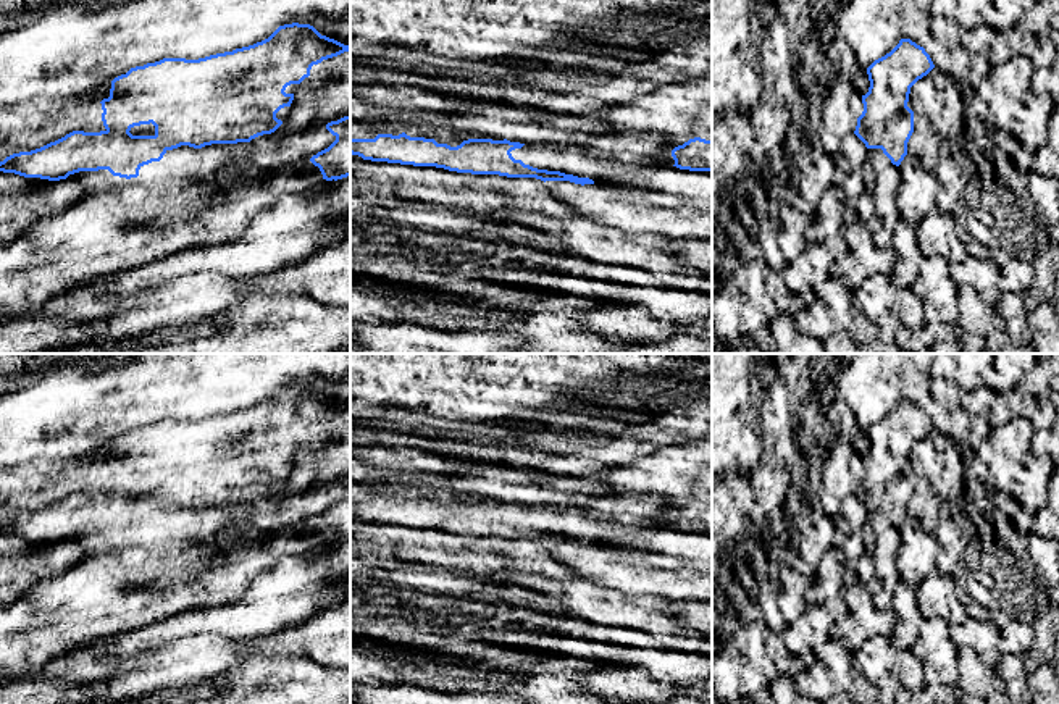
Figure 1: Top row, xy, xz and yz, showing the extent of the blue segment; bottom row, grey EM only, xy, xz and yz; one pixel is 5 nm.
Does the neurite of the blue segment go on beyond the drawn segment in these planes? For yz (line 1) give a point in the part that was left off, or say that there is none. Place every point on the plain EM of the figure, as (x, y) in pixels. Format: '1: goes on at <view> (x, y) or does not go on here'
1: does not go on here

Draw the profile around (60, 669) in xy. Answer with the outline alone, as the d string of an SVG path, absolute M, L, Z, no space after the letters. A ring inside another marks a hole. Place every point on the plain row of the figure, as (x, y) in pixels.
M81 652L73 657L60 656L29 673L27 678L82 686L111 675L118 662L119 660L107 662L92 657L89 652Z

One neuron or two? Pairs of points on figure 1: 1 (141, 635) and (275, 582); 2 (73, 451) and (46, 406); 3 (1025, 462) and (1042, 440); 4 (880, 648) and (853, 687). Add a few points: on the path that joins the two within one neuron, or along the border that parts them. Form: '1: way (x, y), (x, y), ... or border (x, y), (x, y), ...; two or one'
1: way (175, 627), (207, 619), (238, 619), (241, 616); one
2: way (73, 440), (57, 417); one
3: border (1029, 449), (1042, 456); two
4: border (853, 654), (853, 664), (875, 685); two

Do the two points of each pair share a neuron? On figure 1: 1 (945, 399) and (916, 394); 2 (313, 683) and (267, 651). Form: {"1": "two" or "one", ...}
{"1": "two", "2": "two"}

